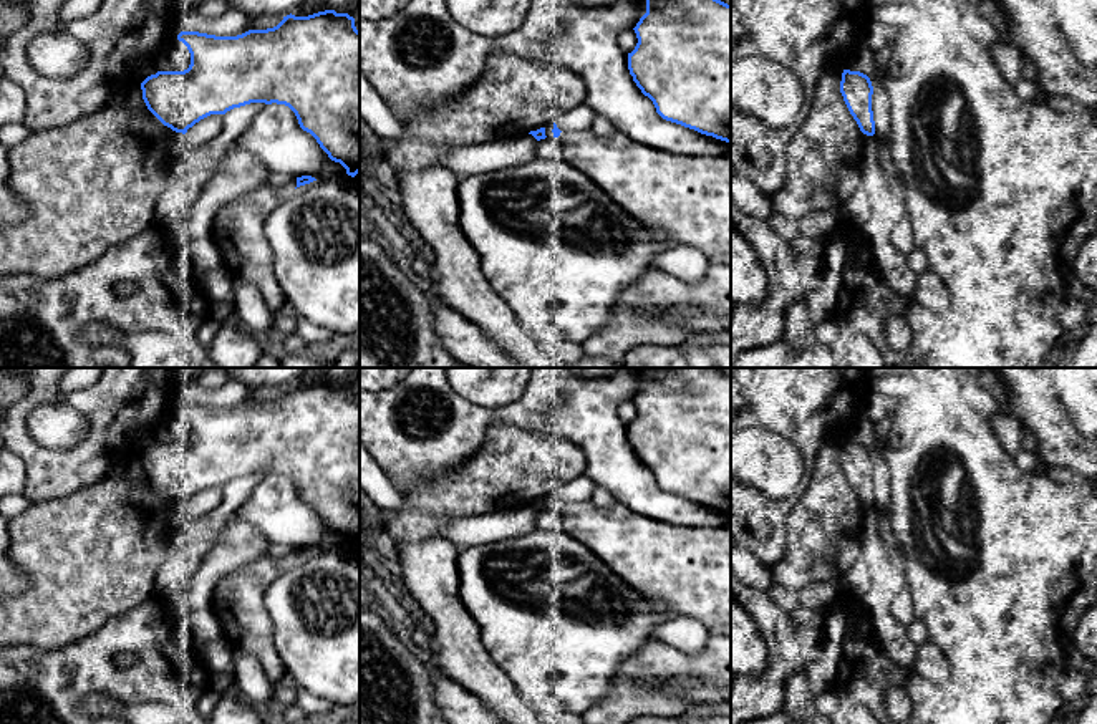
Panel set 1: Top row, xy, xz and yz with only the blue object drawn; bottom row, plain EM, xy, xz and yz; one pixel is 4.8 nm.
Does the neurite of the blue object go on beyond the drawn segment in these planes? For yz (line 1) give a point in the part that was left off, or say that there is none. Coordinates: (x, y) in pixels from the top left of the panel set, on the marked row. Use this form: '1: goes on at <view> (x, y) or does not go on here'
1: does not go on here

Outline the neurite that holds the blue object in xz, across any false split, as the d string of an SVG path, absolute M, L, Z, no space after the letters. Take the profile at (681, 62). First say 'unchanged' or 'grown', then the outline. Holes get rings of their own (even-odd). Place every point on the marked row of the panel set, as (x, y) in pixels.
unchanged; M646 0L646 13L633 30L638 43L628 53L628 70L656 113L666 121L731 142L731 5L721 0Z

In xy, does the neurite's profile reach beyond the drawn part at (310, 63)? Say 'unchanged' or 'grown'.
unchanged

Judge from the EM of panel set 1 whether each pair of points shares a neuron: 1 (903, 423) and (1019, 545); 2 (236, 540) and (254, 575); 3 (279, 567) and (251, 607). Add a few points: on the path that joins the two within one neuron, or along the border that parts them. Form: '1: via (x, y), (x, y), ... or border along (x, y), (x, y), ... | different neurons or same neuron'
1: border along (917, 429), (905, 444), (894, 448) | different neurons
2: border along (267, 555), (227, 574), (216, 585) | different neurons
3: via (269, 574), (251, 592), (251, 597) | same neuron

